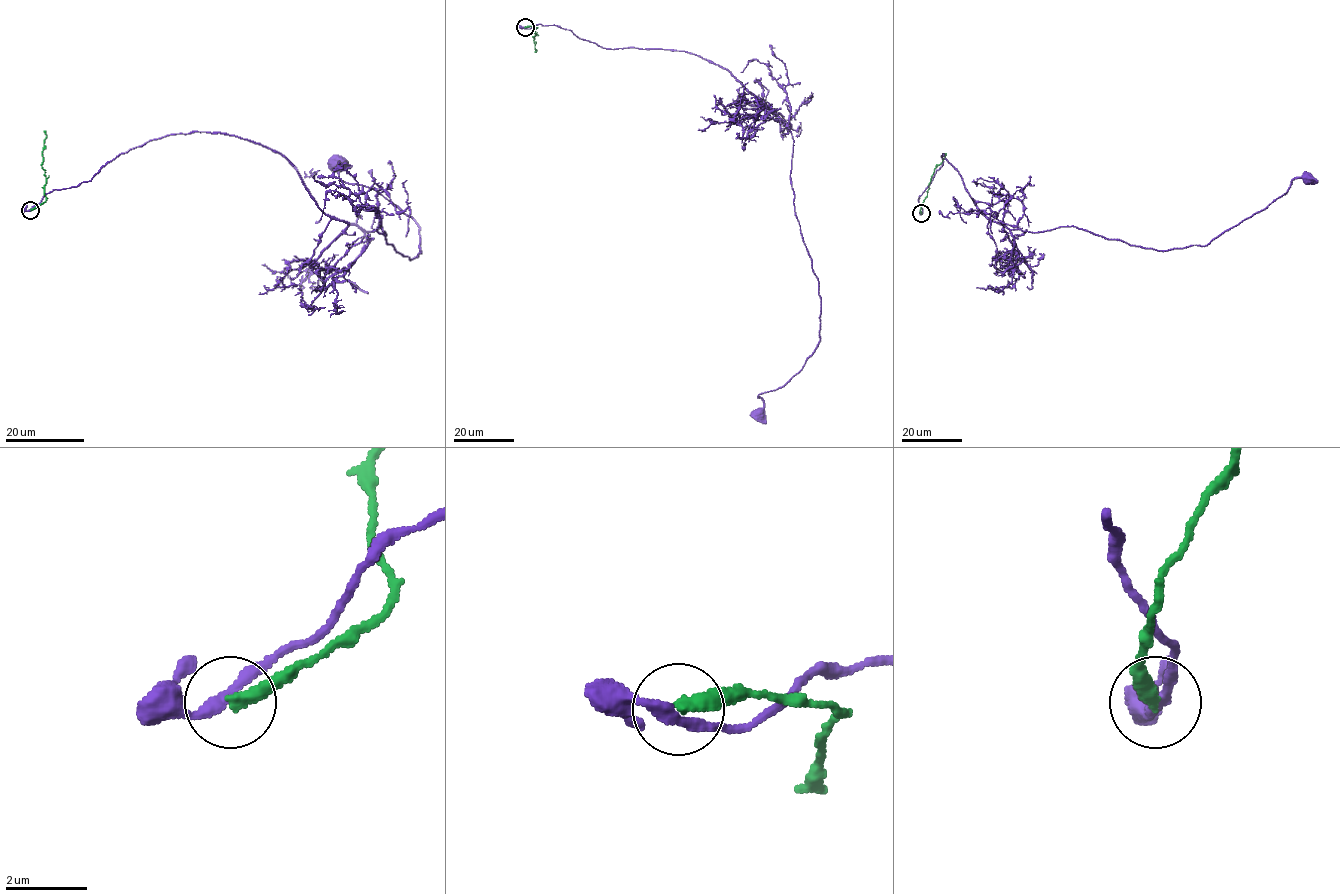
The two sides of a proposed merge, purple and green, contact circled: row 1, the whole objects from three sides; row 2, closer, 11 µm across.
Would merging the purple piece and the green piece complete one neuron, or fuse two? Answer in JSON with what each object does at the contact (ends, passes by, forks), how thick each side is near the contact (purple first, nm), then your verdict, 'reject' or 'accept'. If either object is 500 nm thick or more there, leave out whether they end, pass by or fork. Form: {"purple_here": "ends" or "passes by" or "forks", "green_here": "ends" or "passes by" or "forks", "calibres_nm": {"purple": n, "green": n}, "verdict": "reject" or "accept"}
{"purple_here": "passes by", "green_here": "ends", "calibres_nm": {"purple": 260, "green": 340}, "verdict": "reject"}

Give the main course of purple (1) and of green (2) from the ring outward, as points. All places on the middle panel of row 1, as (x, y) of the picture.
1: (524, 27), (559, 26), (605, 48), (698, 55), (789, 129), (820, 342), (788, 381), (759, 395), (760, 414)
2: (525, 27), (536, 28), (535, 52)

